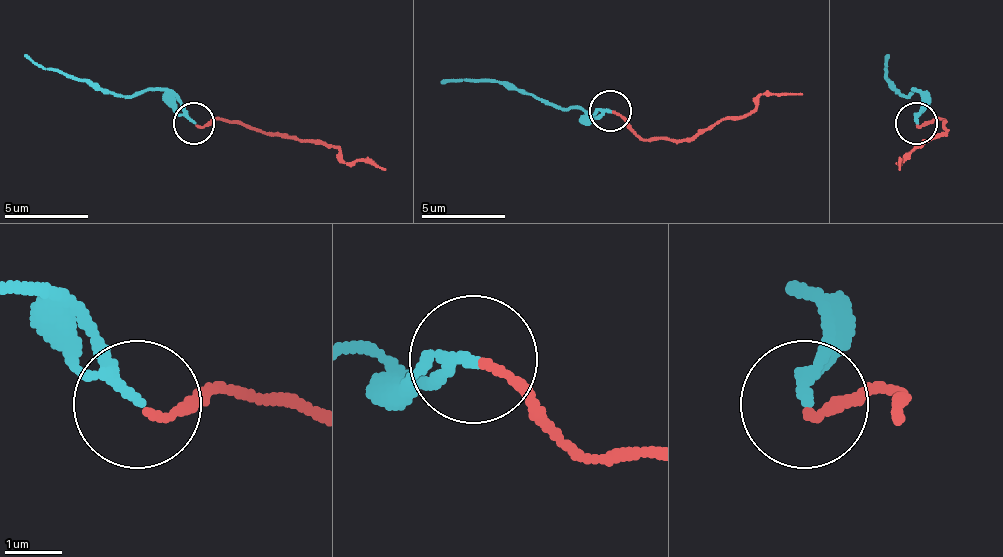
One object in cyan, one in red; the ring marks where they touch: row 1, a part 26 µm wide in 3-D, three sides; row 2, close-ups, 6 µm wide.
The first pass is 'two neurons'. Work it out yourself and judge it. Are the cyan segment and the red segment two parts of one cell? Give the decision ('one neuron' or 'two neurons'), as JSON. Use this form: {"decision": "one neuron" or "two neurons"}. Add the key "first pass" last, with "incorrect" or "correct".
{"decision": "one neuron", "first pass": "incorrect"}

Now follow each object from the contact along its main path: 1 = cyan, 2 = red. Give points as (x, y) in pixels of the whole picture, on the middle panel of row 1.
1: (609, 109), (592, 118), (534, 97), (500, 80), (454, 80), (442, 84)
2: (613, 109), (642, 139), (693, 139), (726, 118), (747, 114), (764, 93), (801, 93)

